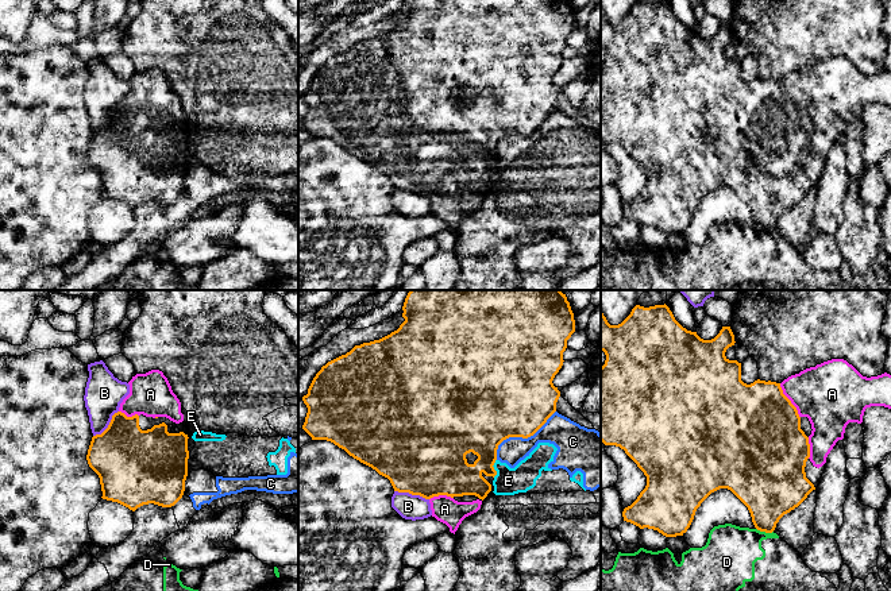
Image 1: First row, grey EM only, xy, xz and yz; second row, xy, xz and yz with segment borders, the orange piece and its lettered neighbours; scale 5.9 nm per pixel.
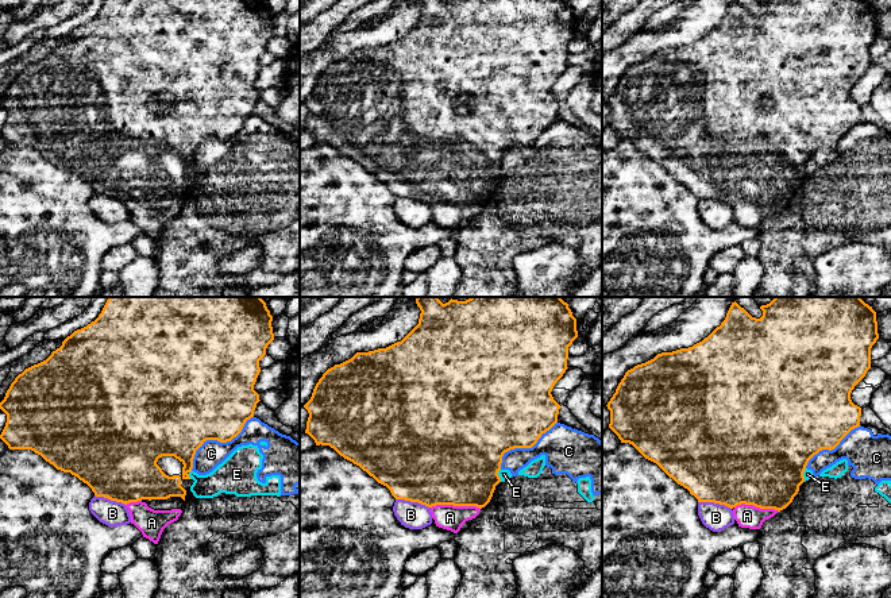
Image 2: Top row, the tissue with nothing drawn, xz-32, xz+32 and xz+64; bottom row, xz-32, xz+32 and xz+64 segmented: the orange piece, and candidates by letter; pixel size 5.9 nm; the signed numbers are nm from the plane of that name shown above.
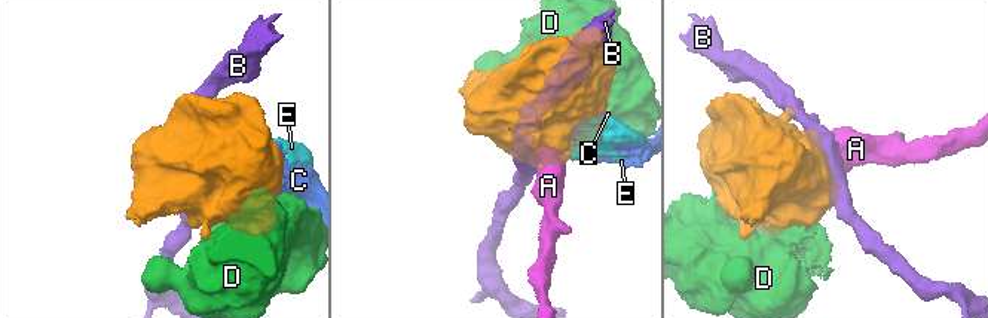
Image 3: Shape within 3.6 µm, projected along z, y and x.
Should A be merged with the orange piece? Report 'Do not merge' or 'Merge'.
Merge

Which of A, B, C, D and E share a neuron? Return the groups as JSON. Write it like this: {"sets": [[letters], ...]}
{"sets": [["A"], ["B"], ["C", "E"], ["D"]]}

